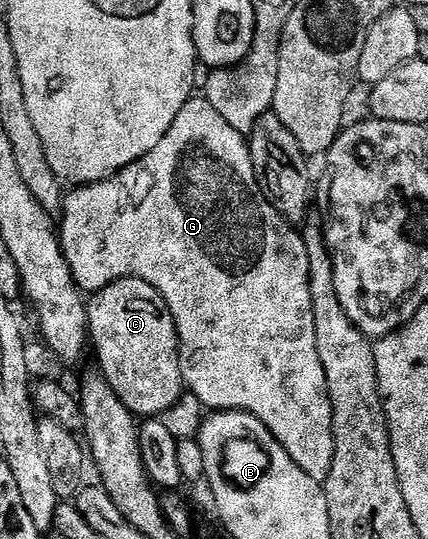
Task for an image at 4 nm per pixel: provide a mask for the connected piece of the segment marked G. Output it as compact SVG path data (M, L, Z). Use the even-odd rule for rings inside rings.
M193 97L184 105L182 112L178 112L178 120L170 124L170 132L166 132L166 136L162 136L162 141L155 148L150 148L146 156L142 156L124 170L119 170L116 175L104 182L69 189L63 195L60 216L60 220L58 218L60 246L64 249L64 255L70 264L70 272L81 291L101 290L119 278L146 280L146 284L150 284L162 296L162 300L174 316L176 334L180 337L180 371L184 377L187 393L198 396L203 406L212 412L244 410L247 414L253 414L255 418L262 420L262 424L266 424L266 428L276 437L278 444L286 448L291 460L302 468L302 472L306 472L306 476L310 476L318 483L324 483L330 476L330 468L334 462L334 432L332 405L326 388L326 372L318 356L318 340L314 332L308 243L304 241L303 233L282 217L268 202L268 197L261 192L245 135L230 128L230 124L226 124L226 120L222 120L222 115L203 97Z

